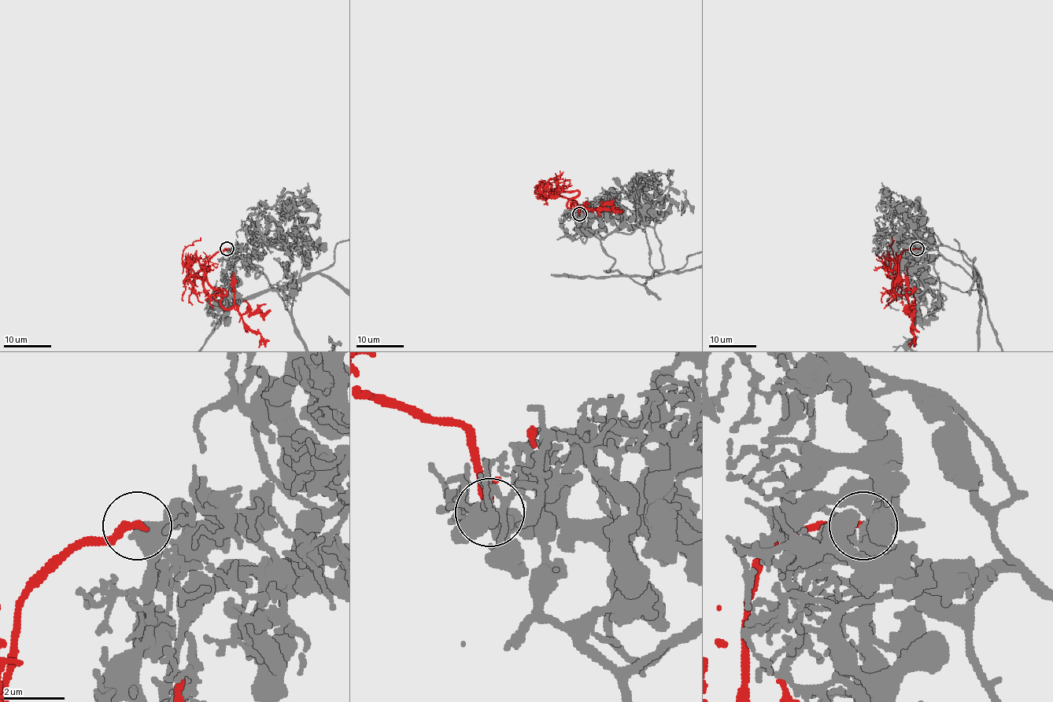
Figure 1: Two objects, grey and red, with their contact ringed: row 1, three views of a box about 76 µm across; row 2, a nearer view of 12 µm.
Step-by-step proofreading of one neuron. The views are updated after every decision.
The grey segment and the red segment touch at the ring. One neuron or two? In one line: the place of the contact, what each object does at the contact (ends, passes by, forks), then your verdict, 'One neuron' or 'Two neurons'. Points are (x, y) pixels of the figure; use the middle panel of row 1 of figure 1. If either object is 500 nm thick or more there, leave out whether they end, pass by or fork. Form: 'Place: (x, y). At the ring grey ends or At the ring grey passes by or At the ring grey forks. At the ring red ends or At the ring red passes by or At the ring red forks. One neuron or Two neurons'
Place: (579, 214). At the ring grey passes by. At the ring red ends. Two neurons

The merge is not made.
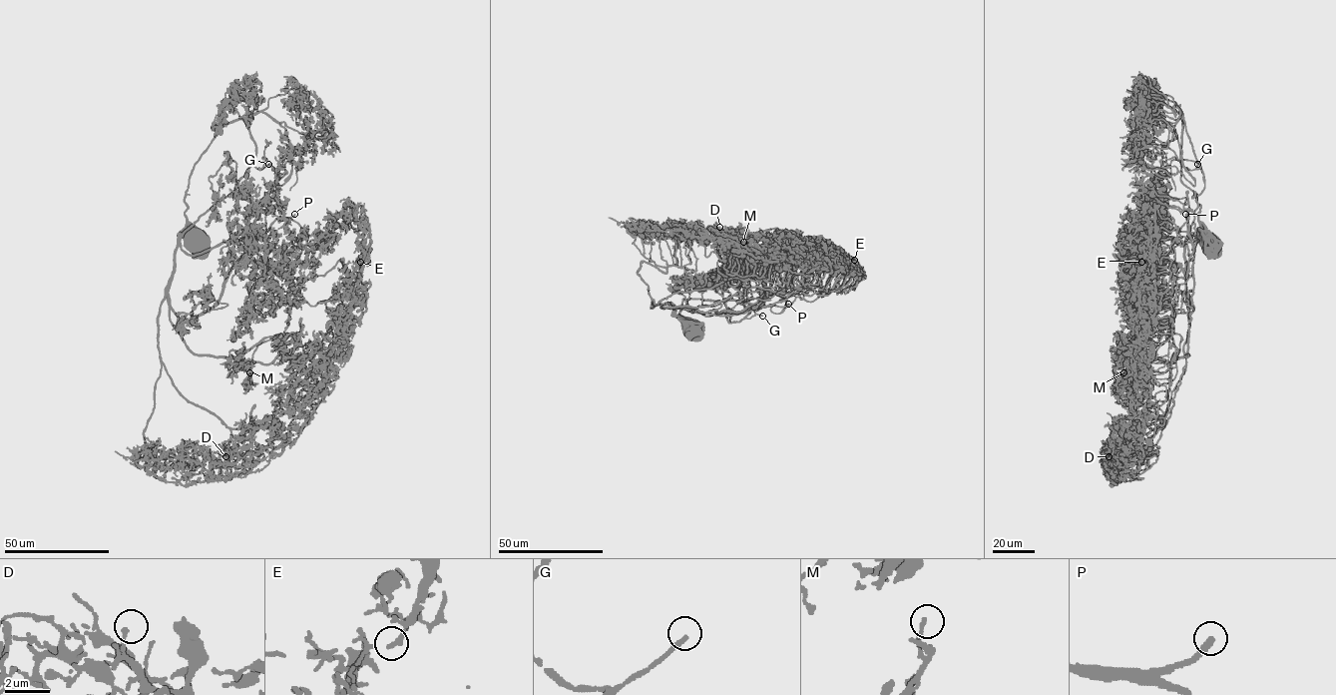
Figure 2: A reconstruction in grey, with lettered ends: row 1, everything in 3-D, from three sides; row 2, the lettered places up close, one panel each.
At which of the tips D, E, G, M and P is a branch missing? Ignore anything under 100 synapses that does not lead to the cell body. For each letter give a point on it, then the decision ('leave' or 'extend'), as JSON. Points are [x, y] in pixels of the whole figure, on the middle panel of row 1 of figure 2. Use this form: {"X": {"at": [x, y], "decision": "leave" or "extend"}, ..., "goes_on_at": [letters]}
{"D": {"at": [719, 227], "decision": "leave"}, "E": {"at": [854, 260], "decision": "leave"}, "G": {"at": [762, 316], "decision": "extend"}, "M": {"at": [743, 242], "decision": "leave"}, "P": {"at": [788, 304], "decision": "extend"}, "goes_on_at": ["G", "P"]}

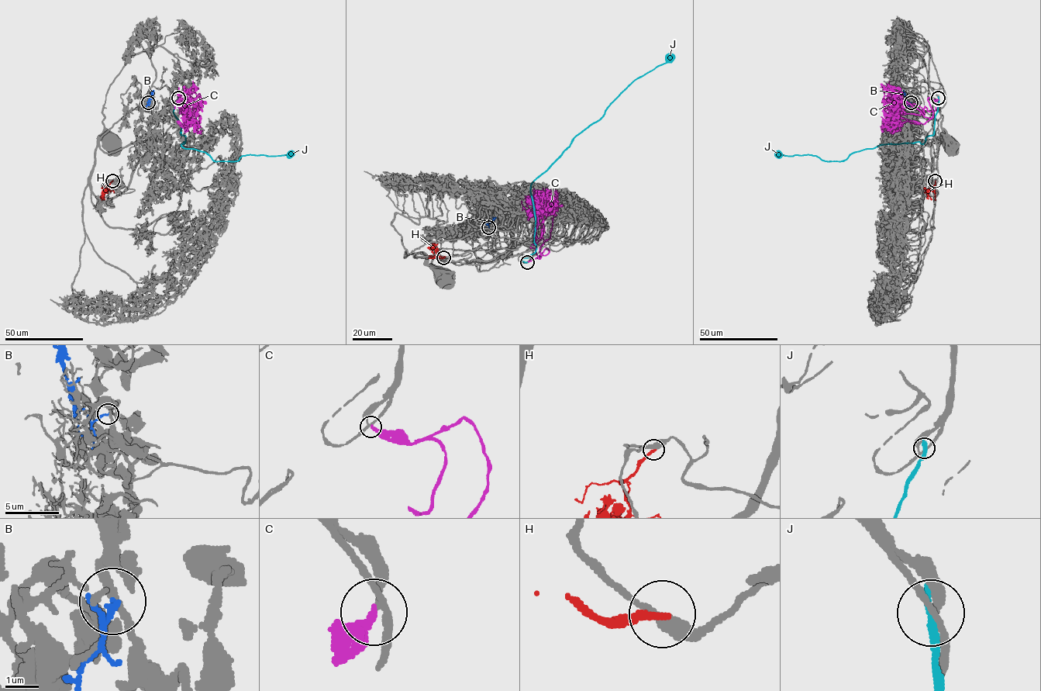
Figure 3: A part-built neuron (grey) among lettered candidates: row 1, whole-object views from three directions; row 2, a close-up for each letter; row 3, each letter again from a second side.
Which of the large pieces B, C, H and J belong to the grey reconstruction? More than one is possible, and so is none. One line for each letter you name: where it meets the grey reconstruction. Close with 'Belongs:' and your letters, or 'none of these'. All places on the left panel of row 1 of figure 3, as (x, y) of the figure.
C: (178, 98)
Belongs: C

